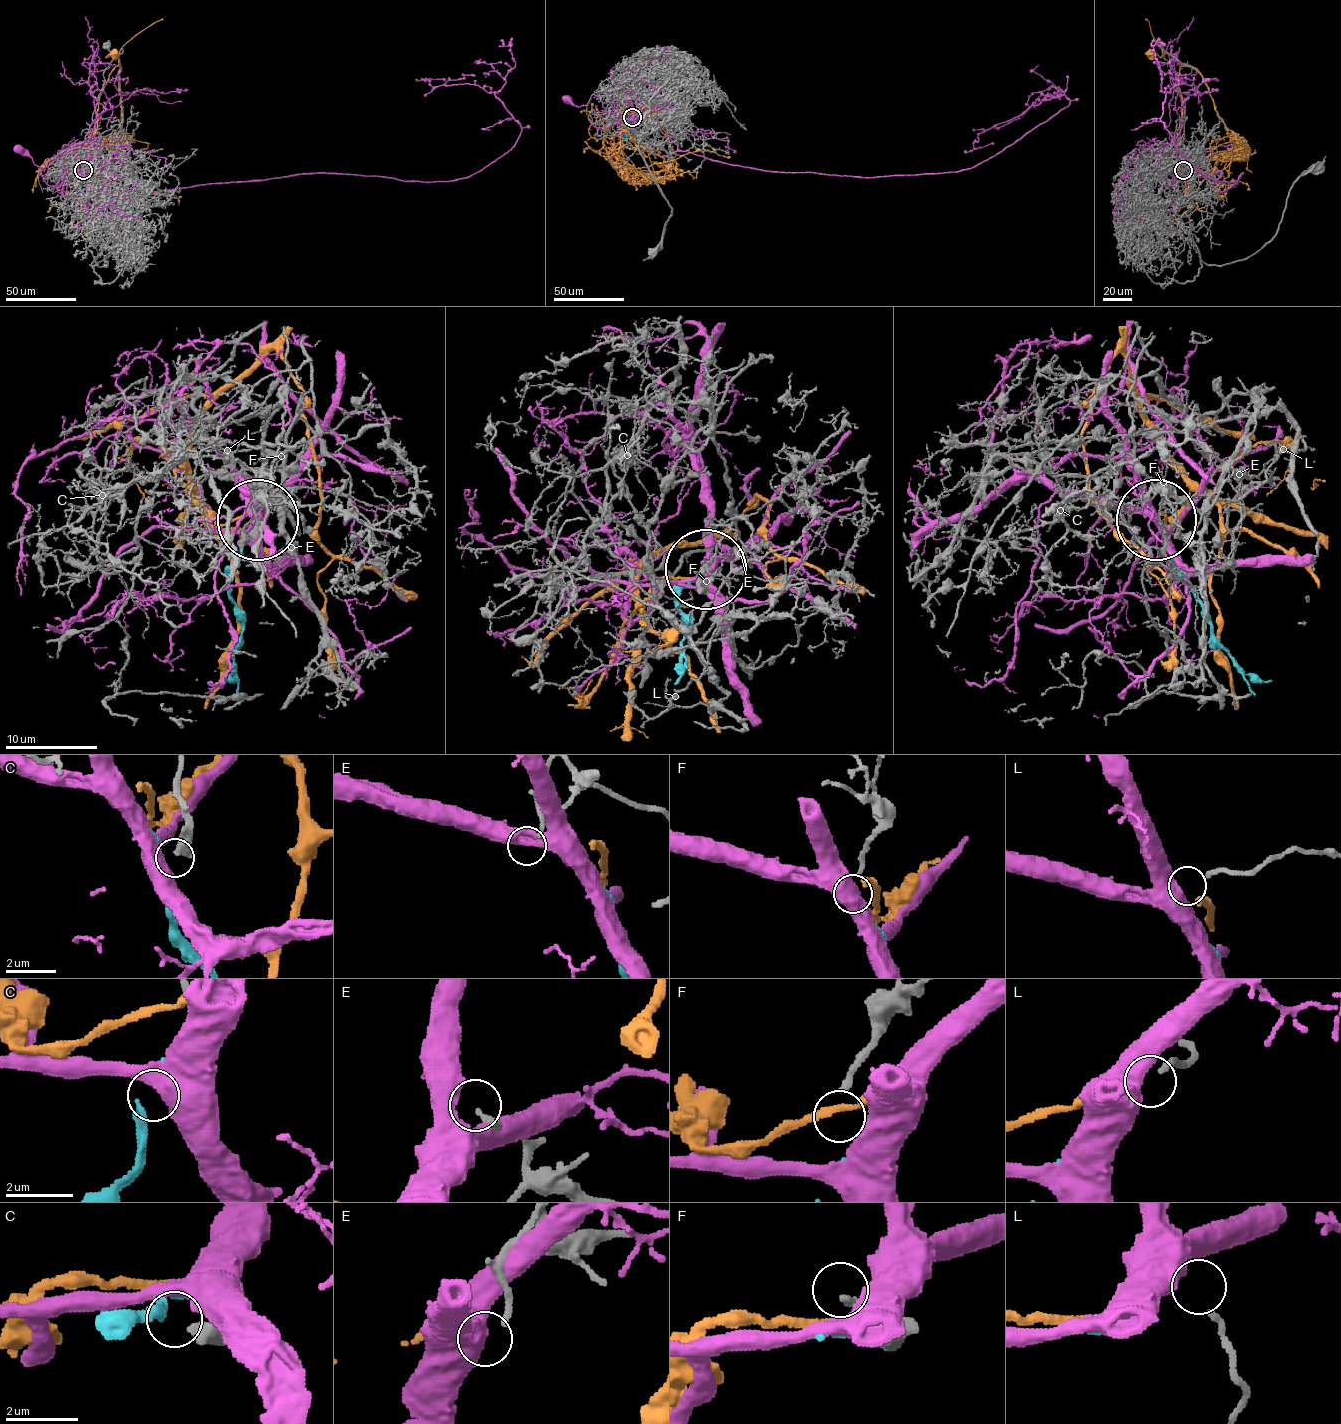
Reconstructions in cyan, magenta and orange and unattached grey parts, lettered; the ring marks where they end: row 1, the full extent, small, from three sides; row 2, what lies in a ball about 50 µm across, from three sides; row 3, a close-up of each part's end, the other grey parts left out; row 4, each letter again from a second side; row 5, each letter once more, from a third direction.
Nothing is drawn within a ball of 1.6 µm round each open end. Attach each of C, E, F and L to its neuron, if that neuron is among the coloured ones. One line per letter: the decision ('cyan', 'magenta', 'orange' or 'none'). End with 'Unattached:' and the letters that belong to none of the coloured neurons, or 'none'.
C: none
E: none
F: none
L: magenta
Unattached: C, E, F

